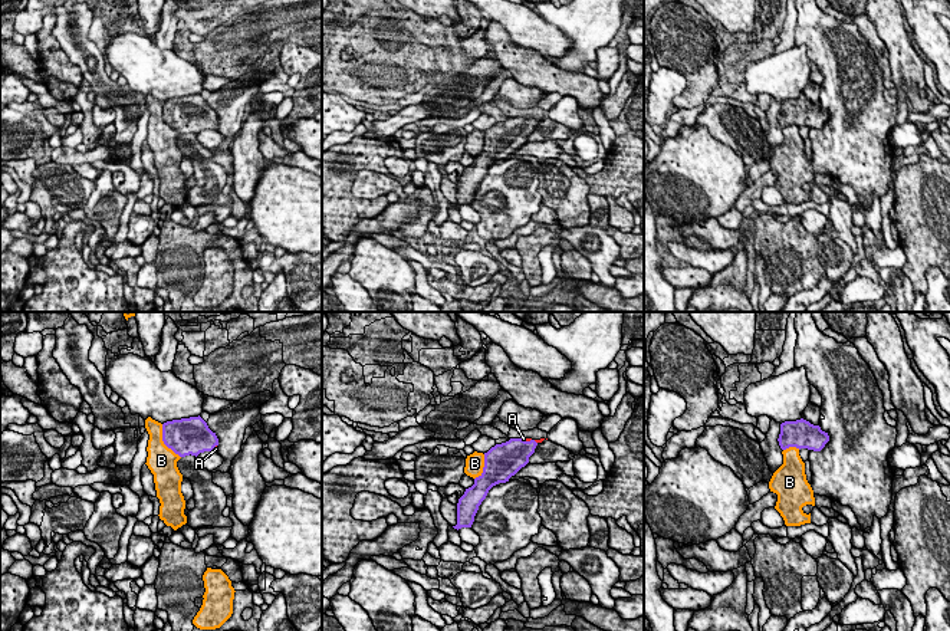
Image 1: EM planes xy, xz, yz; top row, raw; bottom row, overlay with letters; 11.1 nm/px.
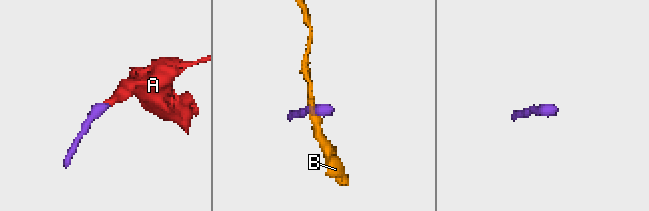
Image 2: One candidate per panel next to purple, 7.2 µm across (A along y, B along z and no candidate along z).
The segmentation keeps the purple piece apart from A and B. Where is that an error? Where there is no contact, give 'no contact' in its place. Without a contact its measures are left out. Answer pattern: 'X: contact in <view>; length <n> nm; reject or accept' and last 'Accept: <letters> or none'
A: contact in xz; length 100 nm; accept
B: contact in xy; length 440 nm; reject
Accept: A

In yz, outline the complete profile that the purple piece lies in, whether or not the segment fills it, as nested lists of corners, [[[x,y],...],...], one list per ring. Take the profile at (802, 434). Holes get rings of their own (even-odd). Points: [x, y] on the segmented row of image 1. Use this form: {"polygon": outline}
{"polygon": [[[801,418],[796,421],[785,421],[780,424],[779,446],[782,450],[789,447],[808,448],[821,451],[829,441],[828,433],[822,431],[819,425]]]}

